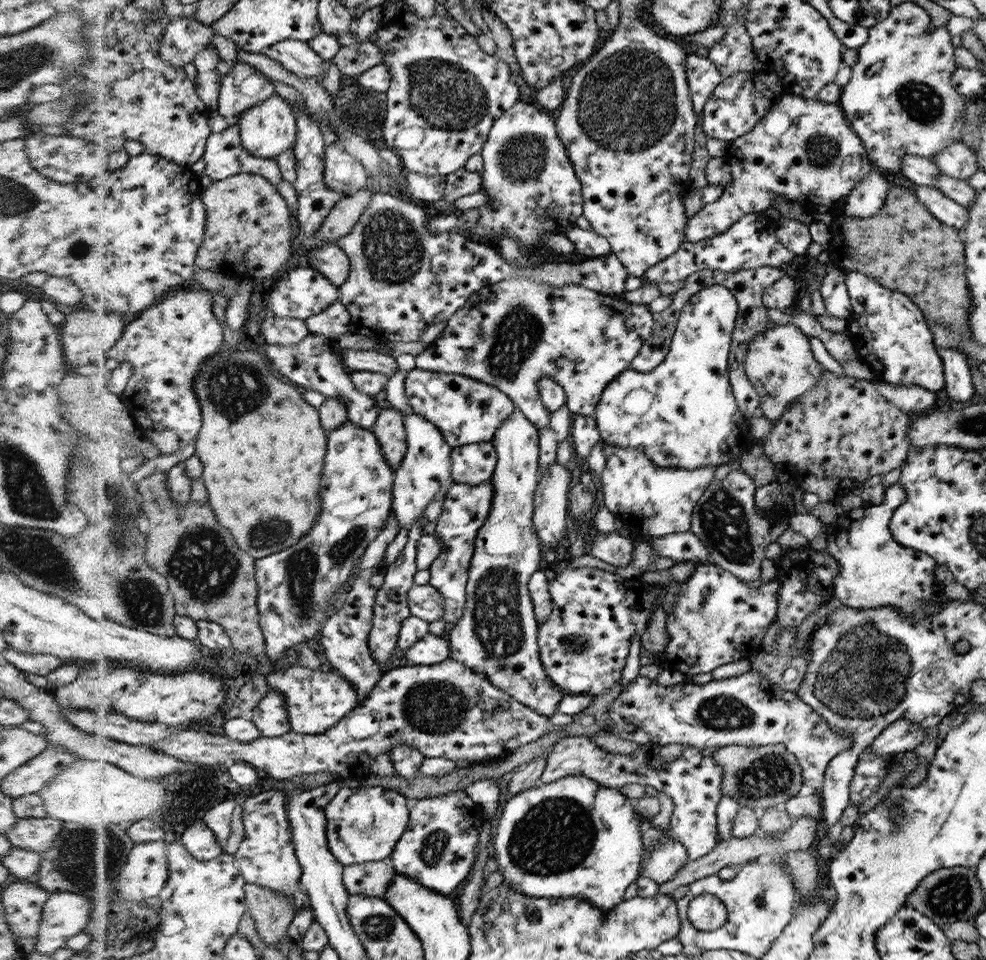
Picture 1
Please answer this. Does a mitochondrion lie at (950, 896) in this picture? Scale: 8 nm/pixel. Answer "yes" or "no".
yes

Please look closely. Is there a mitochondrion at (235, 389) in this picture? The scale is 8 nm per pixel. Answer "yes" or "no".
yes

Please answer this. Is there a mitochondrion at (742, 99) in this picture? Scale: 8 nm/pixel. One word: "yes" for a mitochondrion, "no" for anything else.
no

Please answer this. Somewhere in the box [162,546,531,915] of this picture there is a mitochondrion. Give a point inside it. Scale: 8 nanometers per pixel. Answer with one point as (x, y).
(497, 625)

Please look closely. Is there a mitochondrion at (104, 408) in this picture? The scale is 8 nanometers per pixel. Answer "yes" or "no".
no

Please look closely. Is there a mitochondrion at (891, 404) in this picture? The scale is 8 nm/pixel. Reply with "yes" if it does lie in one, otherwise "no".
no

